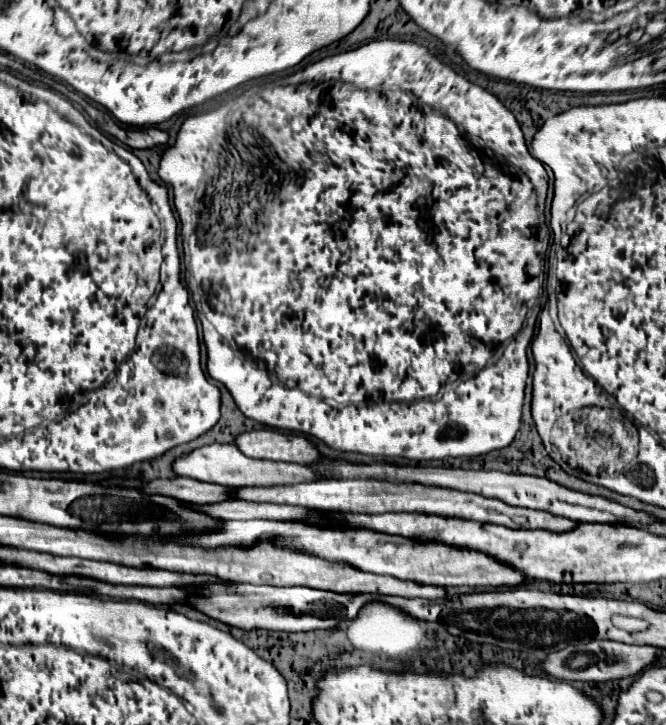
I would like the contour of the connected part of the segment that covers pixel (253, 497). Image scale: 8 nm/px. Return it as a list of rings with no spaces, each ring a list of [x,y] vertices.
[[[318,478],[312,482],[300,484],[282,484],[282,486],[260,486],[260,488],[236,488],[230,492],[234,500],[250,500],[250,502],[270,502],[270,504],[288,504],[288,506],[302,506],[302,508],[316,508],[316,510],[340,510],[340,512],[366,512],[370,514],[386,514],[386,512],[424,512],[424,514],[438,514],[438,516],[456,516],[486,524],[500,524],[506,528],[542,528],[552,532],[568,532],[576,526],[574,520],[552,516],[550,512],[530,510],[530,508],[516,508],[508,506],[496,498],[484,498],[480,494],[450,490],[450,488],[436,488],[436,486],[422,486],[422,484],[392,484],[380,480],[336,480],[336,478]]]

